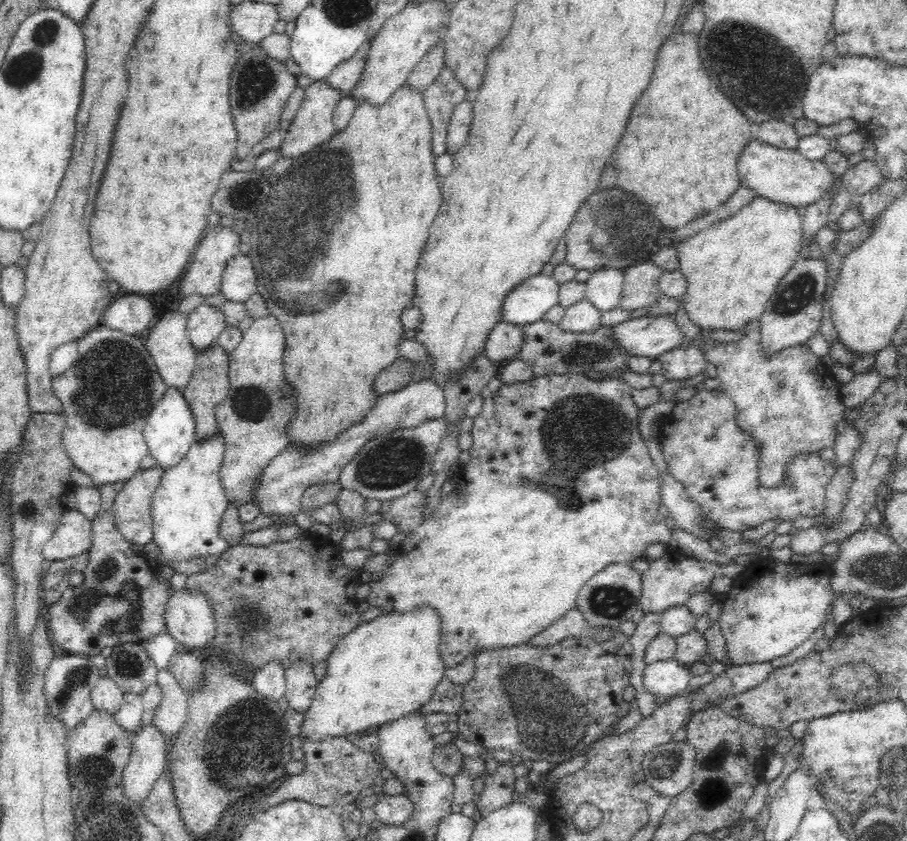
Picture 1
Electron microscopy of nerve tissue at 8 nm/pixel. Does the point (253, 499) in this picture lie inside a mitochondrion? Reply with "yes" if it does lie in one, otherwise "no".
no

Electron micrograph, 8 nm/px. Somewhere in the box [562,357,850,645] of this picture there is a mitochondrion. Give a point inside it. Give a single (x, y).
(606, 601)

